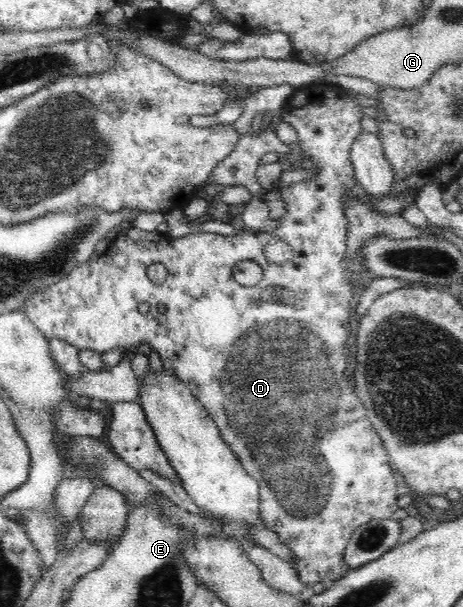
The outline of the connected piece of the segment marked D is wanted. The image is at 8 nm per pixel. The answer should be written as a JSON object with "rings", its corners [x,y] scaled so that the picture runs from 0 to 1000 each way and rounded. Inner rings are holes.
{"rings":[[[683,135],[639,145],[633,160],[609,178],[605,193],[607,198],[629,204],[639,213],[641,244],[652,245],[683,270],[687,285],[652,301],[639,301],[611,311],[600,306],[596,313],[587,313],[600,315],[620,336],[620,351],[600,361],[598,379],[570,384],[516,382],[501,389],[458,386],[458,382],[419,382],[419,386],[406,386],[406,389],[393,389],[393,392],[374,392],[341,381],[311,382],[285,372],[279,379],[259,381],[231,415],[212,423],[210,428],[199,427],[186,435],[177,435],[177,438],[164,438],[130,465],[121,465],[104,474],[78,481],[73,488],[65,488],[48,507],[58,522],[95,549],[95,554],[140,560],[140,563],[168,575],[190,573],[225,582],[235,577],[251,577],[251,573],[268,573],[270,577],[283,570],[302,572],[302,567],[320,567],[337,577],[352,596],[352,606],[374,613],[393,629],[402,631],[413,647],[445,671],[445,675],[462,690],[467,703],[475,707],[475,717],[484,720],[484,727],[510,748],[521,769],[531,774],[538,784],[557,792],[564,825],[562,855],[570,858],[570,868],[600,878],[605,891],[622,898],[622,904],[635,909],[639,926],[626,928],[646,944],[648,954],[661,960],[661,969],[674,969],[683,959],[700,959],[704,969],[708,969],[721,957],[743,952],[756,942],[756,934],[745,928],[741,909],[769,870],[799,860],[799,857],[844,853],[864,837],[870,824],[855,806],[857,792],[849,784],[849,771],[840,764],[840,750],[832,741],[832,731],[810,712],[799,690],[795,690],[795,677],[786,672],[786,666],[778,662],[773,649],[765,646],[756,626],[747,623],[739,629],[739,616],[747,613],[747,603],[771,603],[771,595],[765,590],[769,577],[756,577],[758,586],[747,590],[752,586],[754,555],[765,549],[767,532],[760,530],[762,512],[756,509],[756,494],[765,491],[765,481],[760,479],[765,468],[760,448],[765,445],[760,445],[758,435],[752,435],[752,414],[747,414],[754,376],[752,361],[747,361],[747,351],[743,351],[743,326],[752,323],[756,310],[769,303],[771,297],[769,282],[765,282],[765,272],[760,272],[760,262],[756,262],[756,247],[760,247],[769,227],[788,214],[778,199],[782,191],[786,191],[782,175],[773,171],[769,158],[756,148],[698,142],[695,137]],[[590,394],[609,394],[629,405],[631,425],[613,435],[583,433],[570,420],[579,399]],[[518,428],[544,428],[564,438],[568,456],[559,466],[549,471],[525,471],[510,465],[501,442]],[[335,432],[354,435],[363,446],[356,463],[346,470],[324,463],[315,453],[315,442]],[[302,498],[320,498],[324,507],[320,516],[298,512],[296,501],[302,501]],[[341,501],[354,501],[361,512],[352,517],[343,516]]]}

